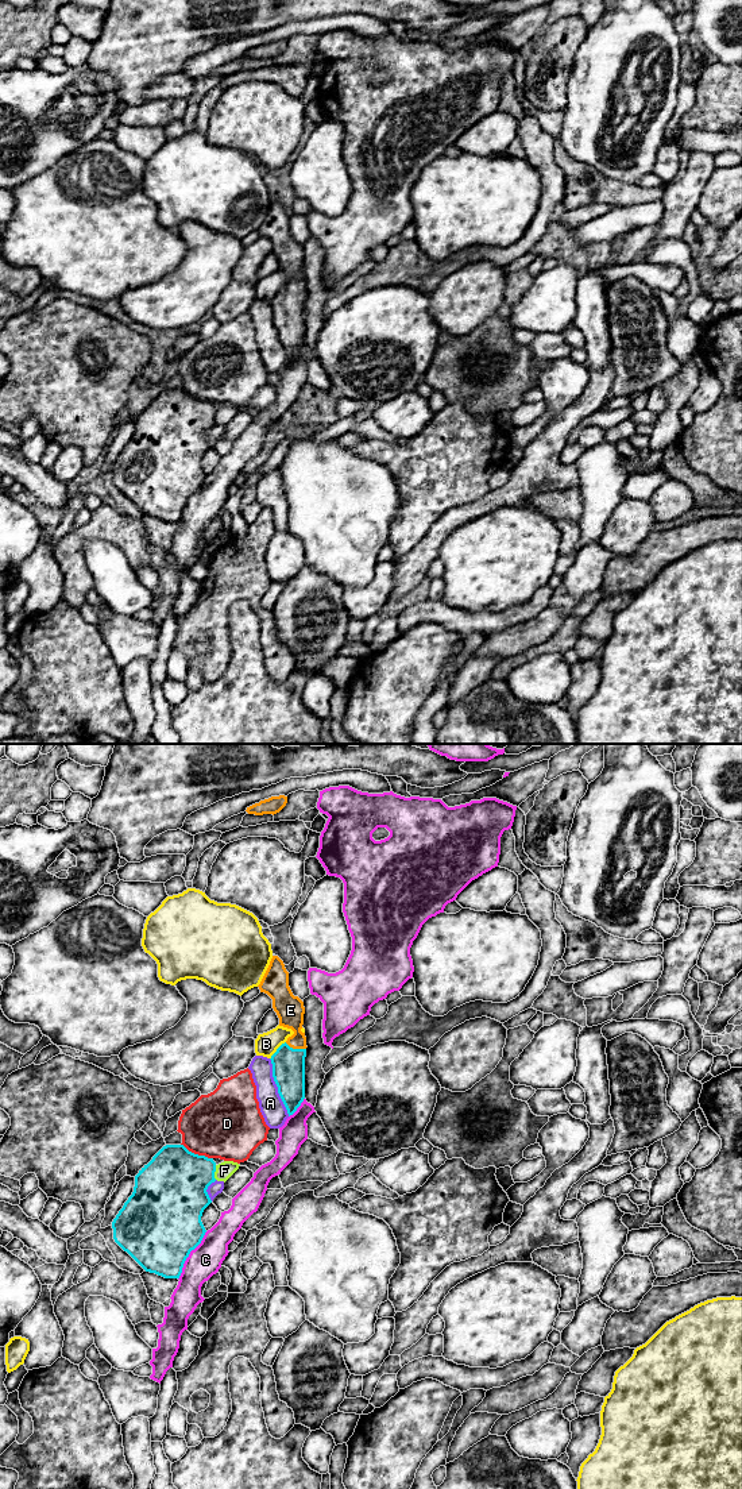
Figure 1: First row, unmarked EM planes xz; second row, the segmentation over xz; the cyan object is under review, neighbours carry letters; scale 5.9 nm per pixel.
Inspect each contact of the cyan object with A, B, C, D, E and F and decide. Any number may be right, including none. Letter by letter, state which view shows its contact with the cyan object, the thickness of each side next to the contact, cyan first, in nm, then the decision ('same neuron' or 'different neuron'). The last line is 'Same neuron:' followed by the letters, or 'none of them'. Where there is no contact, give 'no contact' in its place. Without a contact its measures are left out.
A: meets cyan in xz; 190 nm thick on the cyan side, 140 nm on the other; different neuron
B: meets cyan in xz; 190 nm thick on the cyan side, 140 nm on the other; different neuron
C: meets cyan in xz; 480 nm thick on the cyan side, 190 nm on the other; different neuron
D: meets cyan in xz; 400 nm thick on the cyan side, 420 nm on the other; different neuron
E: meets cyan in xz; 190 nm thick on the cyan side, 170 nm on the other; same neuron
F: meets cyan in xz; 380 nm thick on the cyan side, 100 nm on the other; different neuron
Same neuron: E

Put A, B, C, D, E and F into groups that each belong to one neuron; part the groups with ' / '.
A / B / C / D / E / F

